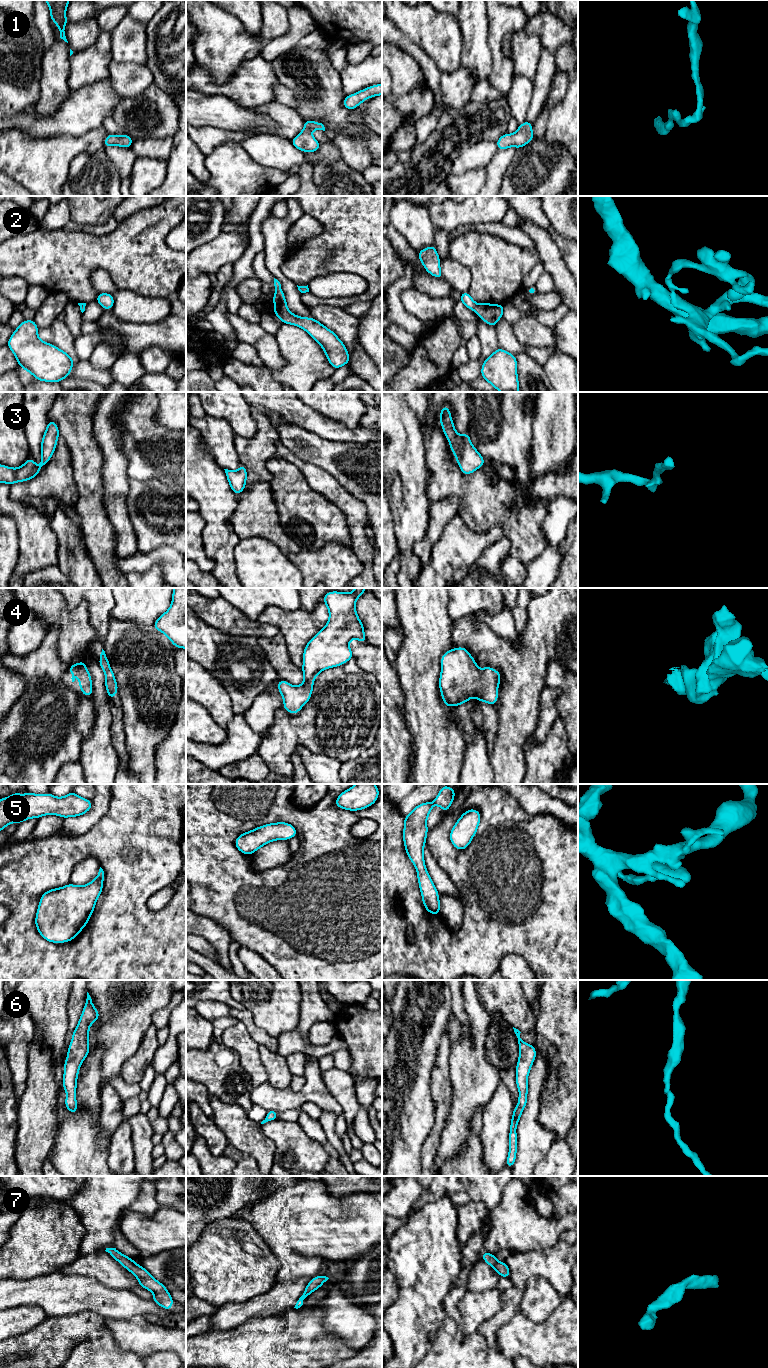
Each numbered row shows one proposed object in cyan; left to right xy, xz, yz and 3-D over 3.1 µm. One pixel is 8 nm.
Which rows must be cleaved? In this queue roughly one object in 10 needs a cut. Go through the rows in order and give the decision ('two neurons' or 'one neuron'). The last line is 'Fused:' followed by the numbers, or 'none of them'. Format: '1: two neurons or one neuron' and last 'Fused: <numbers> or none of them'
1: one neuron
2: one neuron
3: one neuron
4: one neuron
5: one neuron
6: one neuron
7: one neuron
Fused: none of them

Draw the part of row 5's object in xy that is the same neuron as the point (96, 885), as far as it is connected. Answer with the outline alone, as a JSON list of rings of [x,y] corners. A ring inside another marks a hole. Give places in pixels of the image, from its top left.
[[[100,867],[97,877],[83,886],[69,883],[42,894],[35,918],[39,934],[48,942],[73,940],[87,925],[104,881]]]

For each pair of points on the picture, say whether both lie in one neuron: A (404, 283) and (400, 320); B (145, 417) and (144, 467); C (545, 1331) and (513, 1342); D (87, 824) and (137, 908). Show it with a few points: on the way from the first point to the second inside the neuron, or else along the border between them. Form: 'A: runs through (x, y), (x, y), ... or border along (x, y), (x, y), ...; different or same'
A: runs through (395, 292), (396, 311); same
B: runs through (139, 429), (139, 434), (132, 445), (138, 455); same
C: runs through (537, 1339), (521, 1339); same
D: border along (105, 810), (103, 815), (84, 833), (68, 836); different

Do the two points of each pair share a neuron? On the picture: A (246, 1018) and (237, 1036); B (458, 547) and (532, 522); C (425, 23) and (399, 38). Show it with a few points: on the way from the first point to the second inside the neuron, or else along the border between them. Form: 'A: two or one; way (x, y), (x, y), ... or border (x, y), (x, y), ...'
A: two; border (238, 1020), (245, 1026), (249, 1035), (257, 1043)
B: two; border (477, 532), (497, 526), (503, 536)
C: two; border (392, 21), (422, 50)

